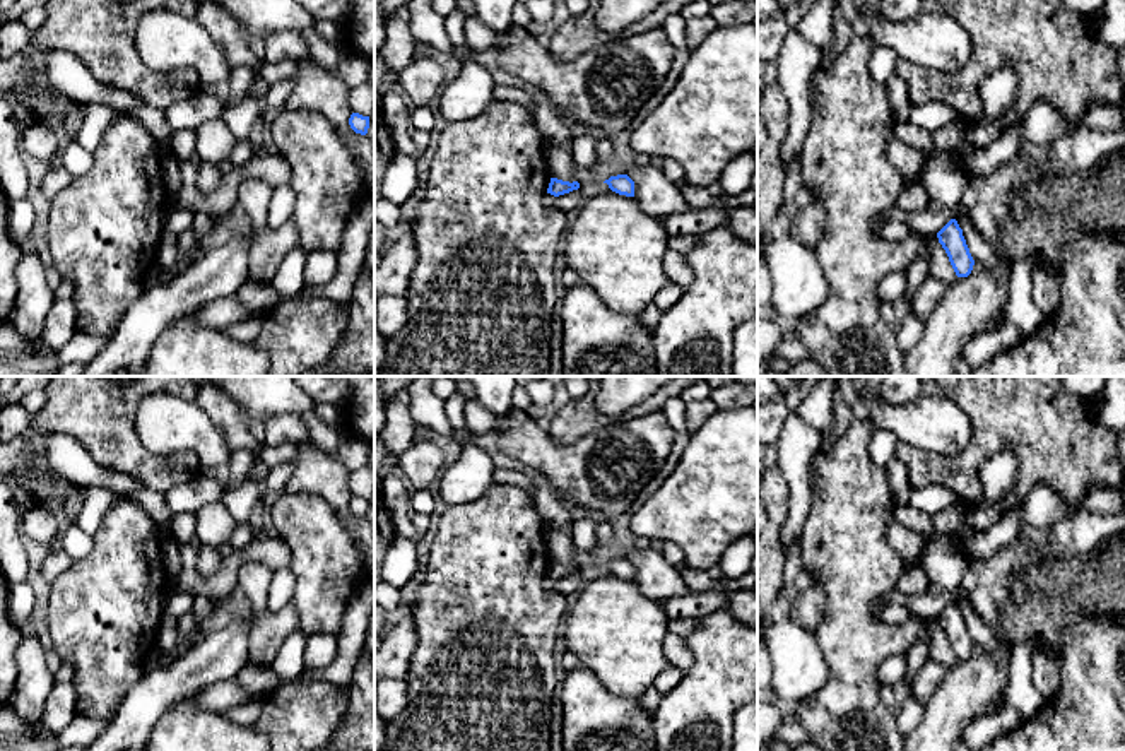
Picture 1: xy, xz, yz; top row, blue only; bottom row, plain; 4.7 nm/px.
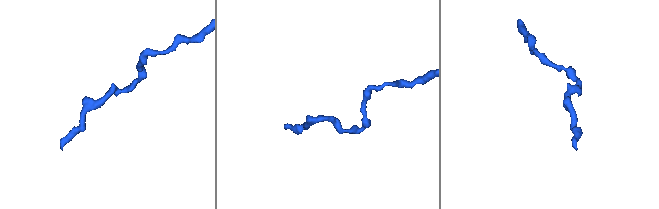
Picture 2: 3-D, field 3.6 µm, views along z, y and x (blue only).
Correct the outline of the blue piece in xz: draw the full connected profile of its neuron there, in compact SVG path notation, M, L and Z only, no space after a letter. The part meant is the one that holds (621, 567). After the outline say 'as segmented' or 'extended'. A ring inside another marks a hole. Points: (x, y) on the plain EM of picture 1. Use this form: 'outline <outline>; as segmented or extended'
outline M627 558L610 559L604 566L619 578L634 580L634 565Z; as segmented

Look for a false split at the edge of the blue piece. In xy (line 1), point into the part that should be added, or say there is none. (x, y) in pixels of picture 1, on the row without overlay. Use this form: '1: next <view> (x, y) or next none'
1: next none

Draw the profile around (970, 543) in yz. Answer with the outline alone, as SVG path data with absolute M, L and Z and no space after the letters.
M1021 501L1010 506L997 523L985 530L975 530L964 523L954 535L951 535L951 544L964 558L987 559L1017 539L1024 525Z

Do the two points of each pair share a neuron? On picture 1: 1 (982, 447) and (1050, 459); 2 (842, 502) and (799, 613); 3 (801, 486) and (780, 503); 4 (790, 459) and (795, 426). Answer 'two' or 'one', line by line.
1: one
2: two
3: two
4: one

